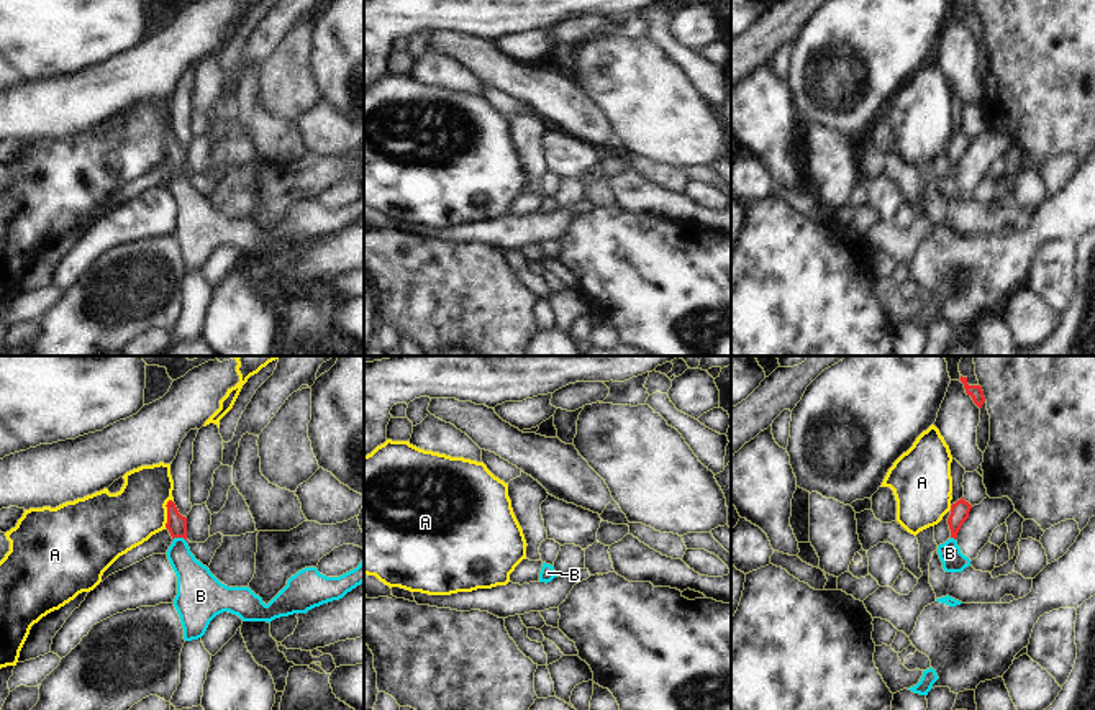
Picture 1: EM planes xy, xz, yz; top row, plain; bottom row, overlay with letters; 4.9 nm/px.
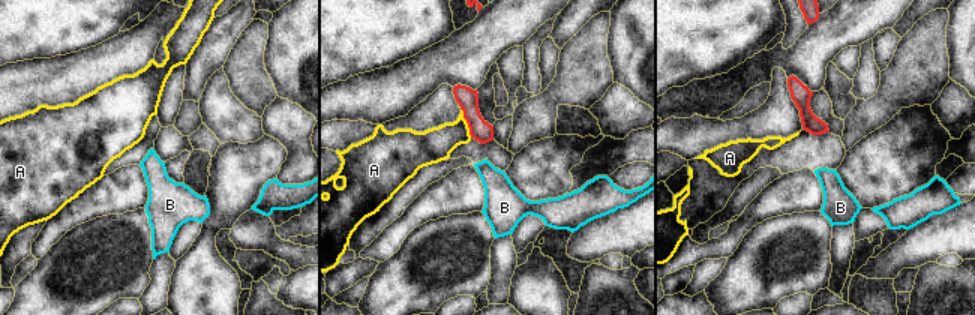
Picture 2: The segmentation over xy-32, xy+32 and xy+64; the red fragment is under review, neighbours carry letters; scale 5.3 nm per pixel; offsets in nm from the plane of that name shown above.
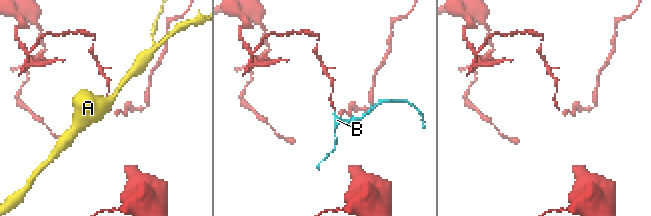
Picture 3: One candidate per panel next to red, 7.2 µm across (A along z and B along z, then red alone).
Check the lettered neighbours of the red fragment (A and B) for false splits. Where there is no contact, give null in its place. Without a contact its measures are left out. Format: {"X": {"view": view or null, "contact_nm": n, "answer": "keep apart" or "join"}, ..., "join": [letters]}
{"A": {"view": "xy", "contact_nm": 150, "answer": "keep apart"}, "B": {"view": "xy", "contact_nm": 70, "answer": "join"}, "join": ["B"]}

